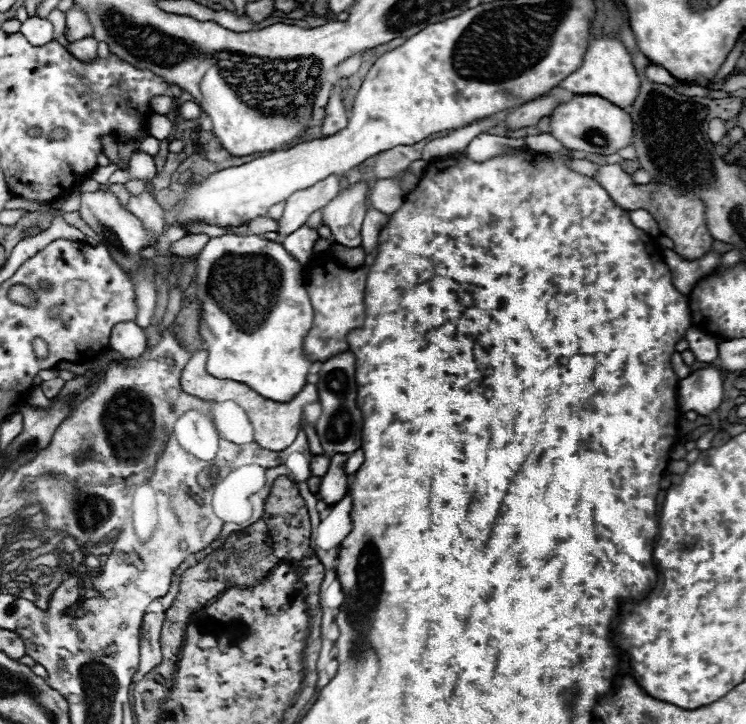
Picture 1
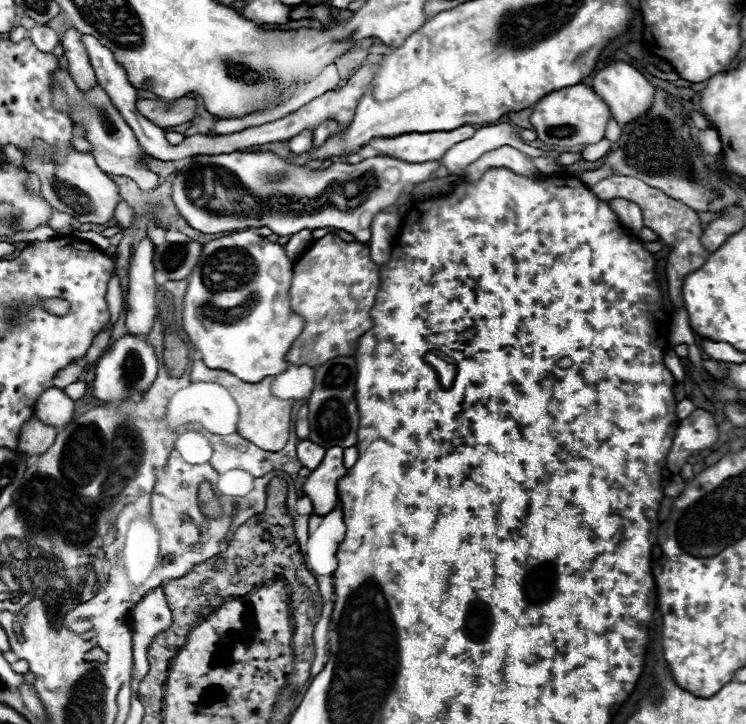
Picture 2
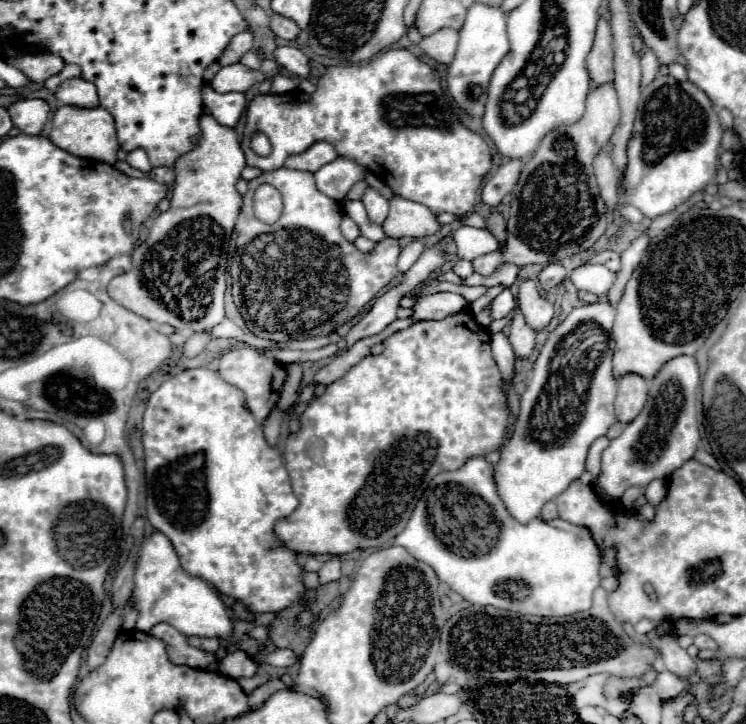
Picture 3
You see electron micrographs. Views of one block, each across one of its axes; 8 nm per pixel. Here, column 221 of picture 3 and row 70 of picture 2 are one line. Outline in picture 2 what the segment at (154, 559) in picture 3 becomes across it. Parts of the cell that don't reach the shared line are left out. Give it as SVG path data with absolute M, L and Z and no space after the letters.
M608 62L592 76L592 90L610 106L618 124L632 122L642 116L654 98L654 86L630 64Z

